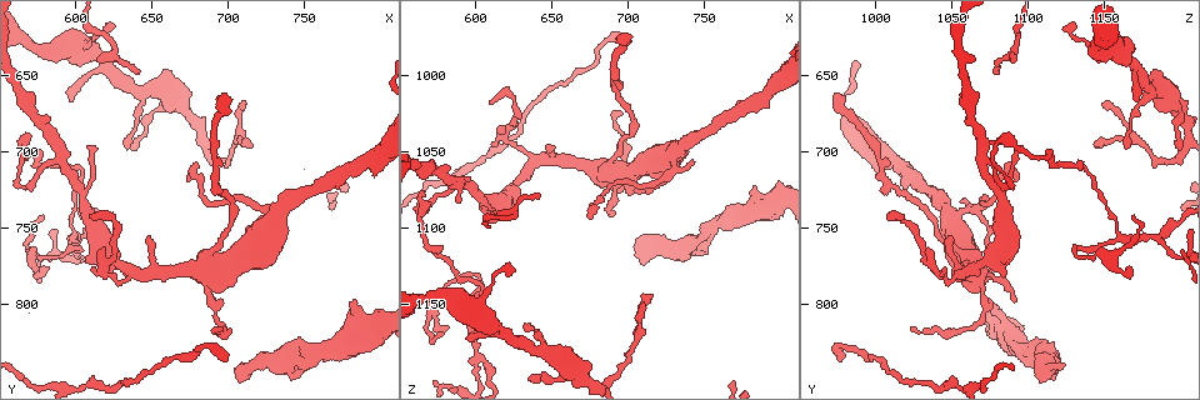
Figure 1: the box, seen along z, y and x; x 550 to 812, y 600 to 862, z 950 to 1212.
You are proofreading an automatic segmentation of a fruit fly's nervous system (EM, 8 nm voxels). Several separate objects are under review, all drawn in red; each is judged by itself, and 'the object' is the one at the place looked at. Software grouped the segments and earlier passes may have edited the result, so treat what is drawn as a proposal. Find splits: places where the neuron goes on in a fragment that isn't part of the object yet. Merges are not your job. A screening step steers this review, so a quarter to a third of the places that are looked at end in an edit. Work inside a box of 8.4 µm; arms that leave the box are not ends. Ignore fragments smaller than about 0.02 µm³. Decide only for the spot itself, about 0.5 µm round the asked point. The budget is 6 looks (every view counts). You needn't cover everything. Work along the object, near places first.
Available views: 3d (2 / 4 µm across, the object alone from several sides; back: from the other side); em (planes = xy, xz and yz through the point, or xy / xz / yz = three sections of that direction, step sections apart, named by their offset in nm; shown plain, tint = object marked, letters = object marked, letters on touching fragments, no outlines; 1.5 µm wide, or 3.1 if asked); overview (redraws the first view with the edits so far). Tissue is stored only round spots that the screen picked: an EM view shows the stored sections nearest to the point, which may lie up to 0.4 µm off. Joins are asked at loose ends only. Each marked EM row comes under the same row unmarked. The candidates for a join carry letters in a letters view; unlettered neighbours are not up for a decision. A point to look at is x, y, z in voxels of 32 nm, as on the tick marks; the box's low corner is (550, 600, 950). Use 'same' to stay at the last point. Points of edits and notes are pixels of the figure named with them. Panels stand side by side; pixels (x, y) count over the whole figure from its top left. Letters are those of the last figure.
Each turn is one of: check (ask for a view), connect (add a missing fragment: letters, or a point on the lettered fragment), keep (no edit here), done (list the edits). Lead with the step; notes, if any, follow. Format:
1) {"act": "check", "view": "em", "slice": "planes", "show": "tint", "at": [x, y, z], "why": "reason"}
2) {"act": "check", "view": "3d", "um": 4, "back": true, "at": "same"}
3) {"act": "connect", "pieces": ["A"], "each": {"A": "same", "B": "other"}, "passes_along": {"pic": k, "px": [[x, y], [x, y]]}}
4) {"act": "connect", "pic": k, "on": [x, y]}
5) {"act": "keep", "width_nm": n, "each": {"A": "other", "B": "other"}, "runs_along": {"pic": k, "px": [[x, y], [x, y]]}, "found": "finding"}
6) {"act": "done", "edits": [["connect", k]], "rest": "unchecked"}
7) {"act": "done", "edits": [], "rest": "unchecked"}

{"act": "check", "view": "em", "slice": "xy", "step": 8, "show": "letters", "at": [578, 740, 1170], "why": "thin end"}

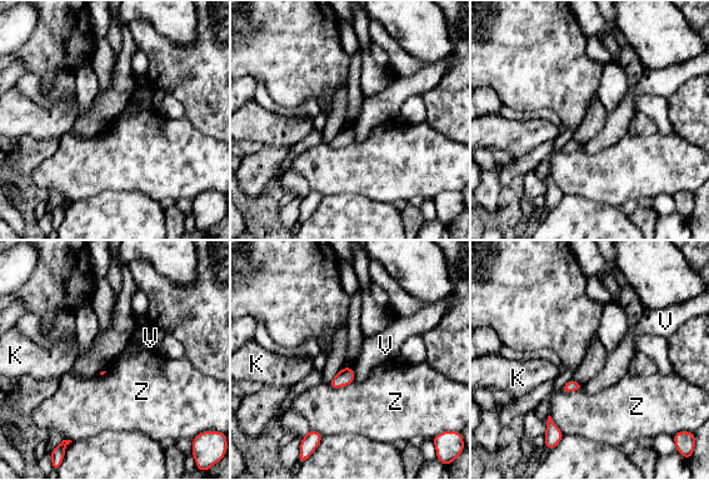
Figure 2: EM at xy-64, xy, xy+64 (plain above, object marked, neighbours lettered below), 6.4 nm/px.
{"act": "keep", "each": {"K": "other", "V": "other", "Z": "other"}, "border": {"pic": 2, "px": [[353, 369], [354, 380]]}, "found": "none of them fits"}

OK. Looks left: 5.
{"act": "check", "view": "em", "slice": "xy", "step": 4, "show": "tint", "at": [716, 696, 1144], "why": "free end"}

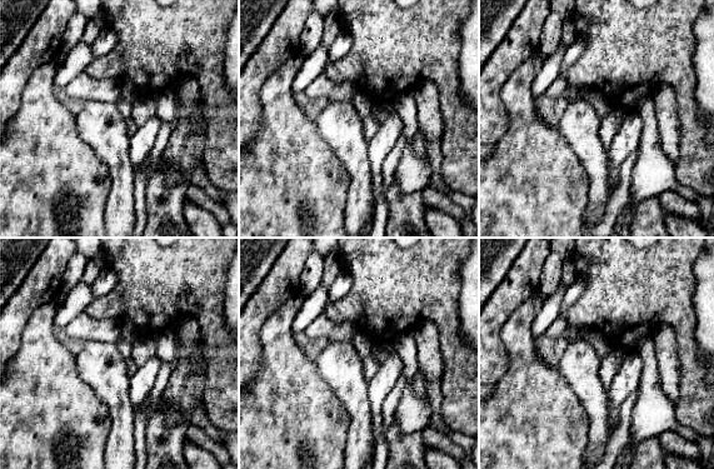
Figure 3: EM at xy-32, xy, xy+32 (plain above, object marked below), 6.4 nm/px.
{"act": "check", "view": "em", "slice": "planes", "show": "letters", "at": "same", "why": "another direction"}

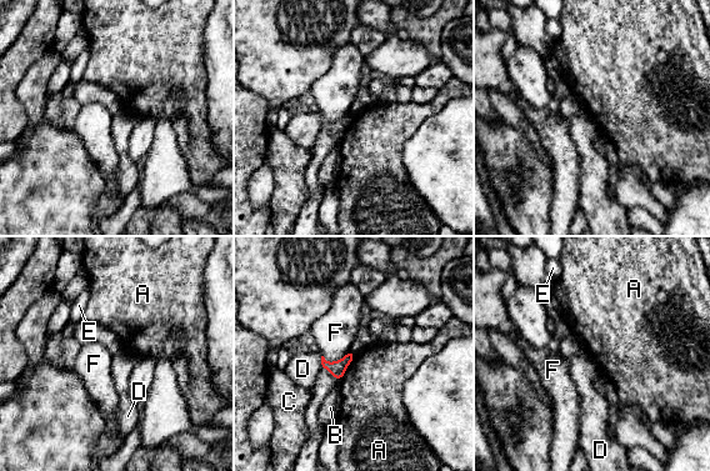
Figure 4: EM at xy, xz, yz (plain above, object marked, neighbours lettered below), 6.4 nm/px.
{"act": "keep", "each": {"A": "other", "B": "other", "C": "other", "D": "other", "E": "other", "F": "other"}, "border": {"pic": 4, "px": [[355, 355], [340, 380]]}, "found": "no lettered fragment goes on from it"}

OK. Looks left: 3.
{"act": "check", "view": "3d", "um": 4, "at": [596, 668, 1170], "why": "free end"}

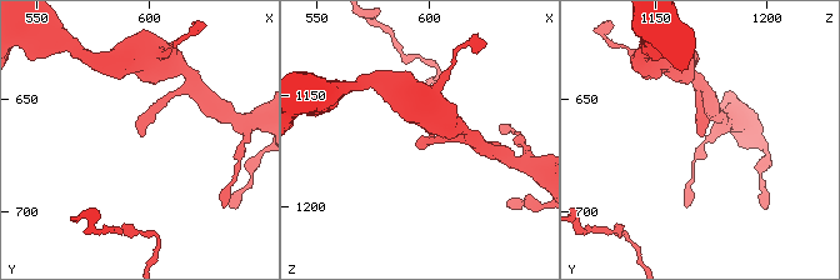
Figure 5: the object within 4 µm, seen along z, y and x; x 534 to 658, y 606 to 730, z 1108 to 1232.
{"act": "check", "view": "em", "slice": "planes", "show": "letters", "at": [598, 667, 1169]}

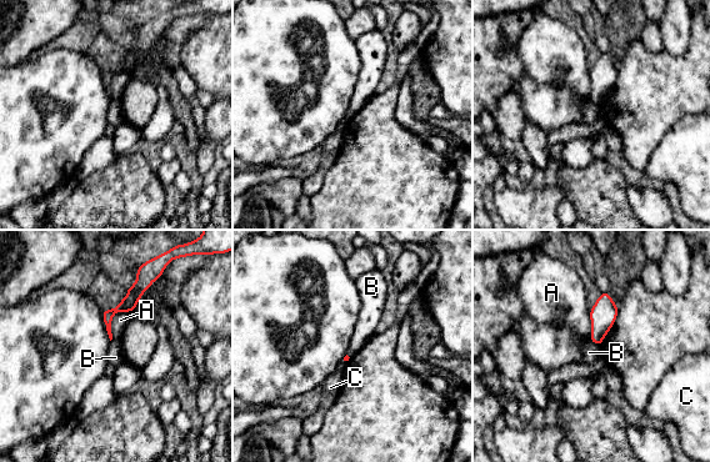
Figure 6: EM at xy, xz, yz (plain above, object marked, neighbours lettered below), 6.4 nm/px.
{"act": "keep", "each": {"A": "other", "B": "other", "C": "other"}, "found": "none of them fits"}

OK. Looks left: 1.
{"act": "done", "edits": [], "rest": "unchecked"}

